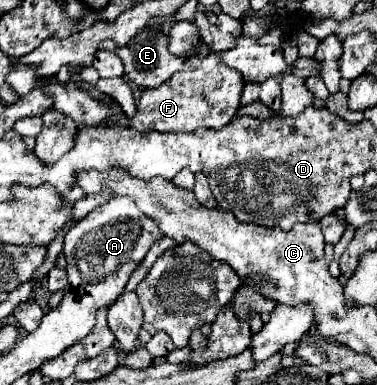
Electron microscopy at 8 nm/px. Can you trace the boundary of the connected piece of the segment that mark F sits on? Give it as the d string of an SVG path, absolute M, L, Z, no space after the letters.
M217 54L207 58L189 58L187 66L177 72L161 88L141 92L137 102L137 114L129 122L131 128L139 132L159 130L159 132L195 132L199 128L223 128L235 116L241 104L243 76L233 68L227 68Z

